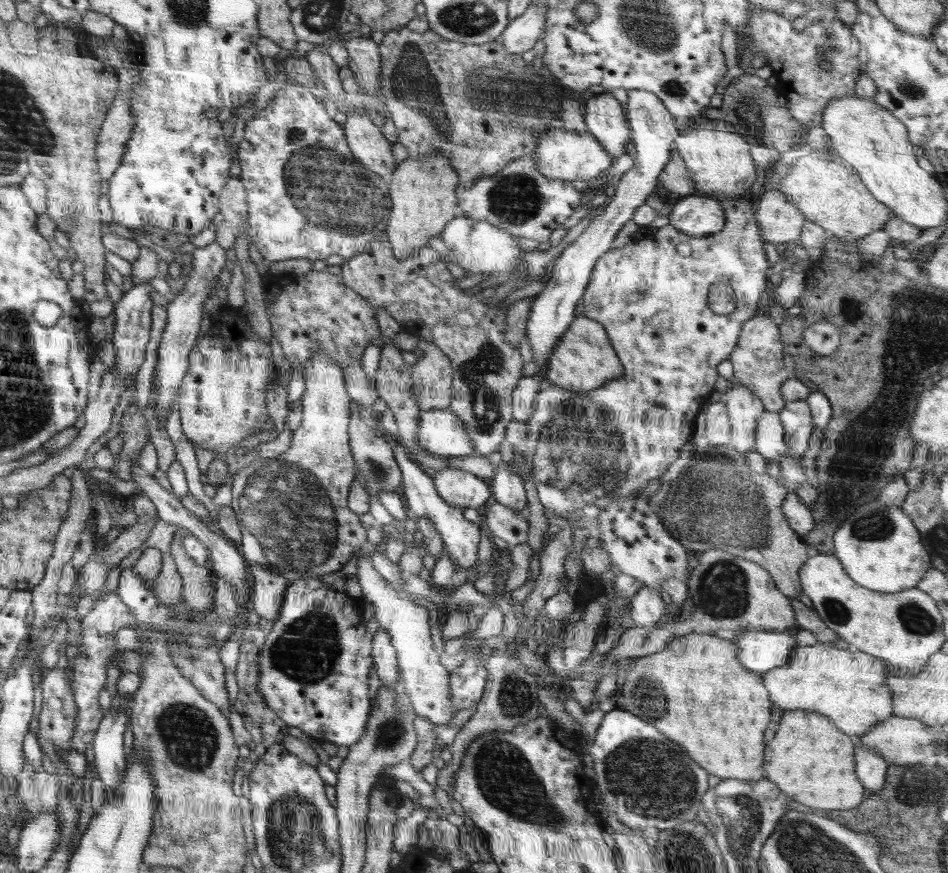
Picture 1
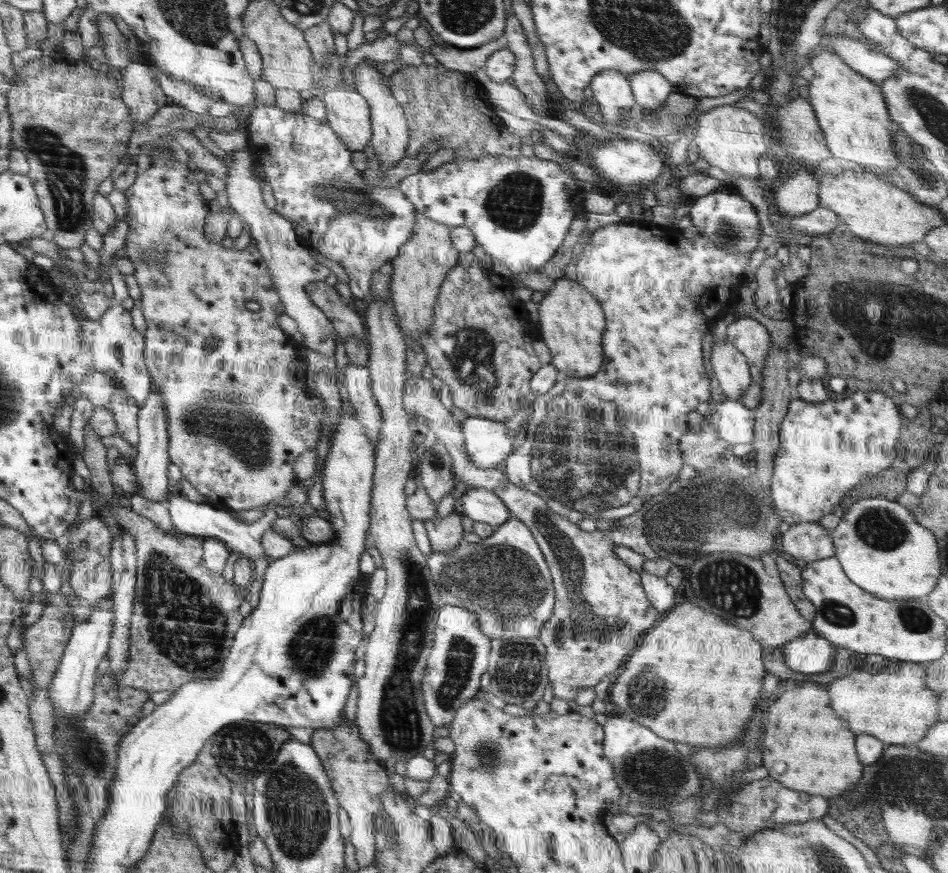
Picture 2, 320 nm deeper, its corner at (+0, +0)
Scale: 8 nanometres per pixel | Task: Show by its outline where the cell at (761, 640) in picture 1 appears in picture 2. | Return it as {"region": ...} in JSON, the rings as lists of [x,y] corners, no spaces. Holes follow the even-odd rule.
{"region":[[[811,630],[783,648],[783,662],[788,668],[804,674],[818,674],[830,669],[833,659],[839,659],[836,645]]]}

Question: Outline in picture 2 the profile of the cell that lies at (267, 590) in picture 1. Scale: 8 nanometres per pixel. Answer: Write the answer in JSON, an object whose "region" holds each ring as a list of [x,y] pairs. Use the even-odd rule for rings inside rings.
{"region":[[[177,493],[174,500],[168,502],[168,511],[170,511],[170,518],[172,523],[178,529],[179,534],[197,535],[204,538],[213,538],[224,542],[231,552],[237,552],[242,556],[246,556],[253,561],[257,559],[265,559],[270,564],[272,559],[264,553],[260,540],[262,540],[264,533],[270,530],[272,522],[278,518],[274,505],[268,507],[265,516],[260,520],[252,522],[252,524],[244,524],[234,520],[230,512],[217,510],[210,506],[210,504],[197,504],[190,502],[181,493]]]}

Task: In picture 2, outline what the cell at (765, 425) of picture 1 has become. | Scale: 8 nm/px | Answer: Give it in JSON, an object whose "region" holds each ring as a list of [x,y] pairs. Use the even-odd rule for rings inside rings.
{"region":[[[726,398],[722,402],[711,403],[712,414],[708,417],[716,434],[731,447],[737,444],[748,444],[754,438],[755,414],[753,409],[746,408],[739,400]]]}

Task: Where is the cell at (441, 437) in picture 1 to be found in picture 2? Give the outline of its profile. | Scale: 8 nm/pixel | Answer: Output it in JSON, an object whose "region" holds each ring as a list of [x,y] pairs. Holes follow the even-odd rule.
{"region":[[[472,416],[461,422],[461,429],[467,455],[478,468],[495,468],[514,451],[514,438],[508,435],[505,422],[499,423],[484,417]]]}

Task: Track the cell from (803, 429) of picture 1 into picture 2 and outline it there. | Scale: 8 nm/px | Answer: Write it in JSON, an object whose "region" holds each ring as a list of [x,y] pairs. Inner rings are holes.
{"region":[[[856,392],[846,400],[828,399],[821,403],[792,399],[778,429],[779,449],[774,457],[770,497],[784,525],[818,523],[822,517],[833,514],[834,506],[854,486],[869,482],[881,474],[895,457],[894,447],[900,434],[900,418],[894,402],[872,392]]]}

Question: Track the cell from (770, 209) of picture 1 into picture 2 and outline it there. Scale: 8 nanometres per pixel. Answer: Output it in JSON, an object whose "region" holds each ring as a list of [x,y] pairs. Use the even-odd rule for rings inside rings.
{"region":[[[799,168],[795,175],[771,191],[774,204],[786,217],[808,214],[819,207],[817,170]]]}

